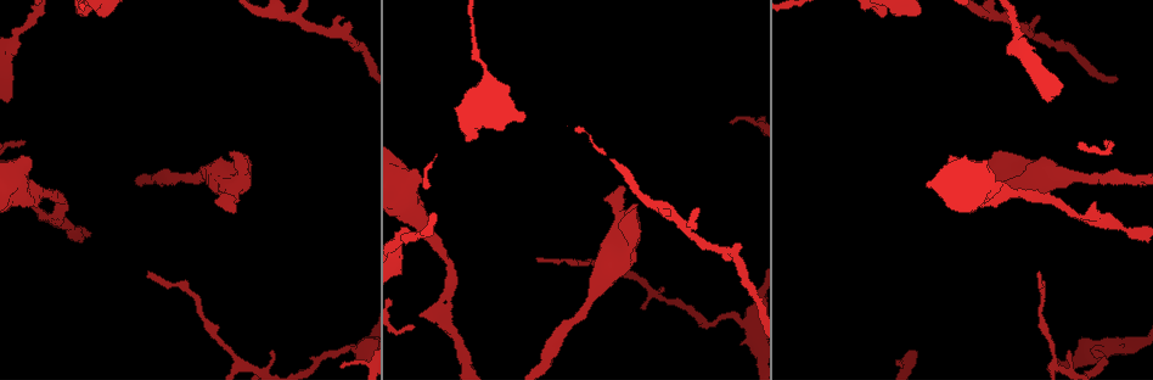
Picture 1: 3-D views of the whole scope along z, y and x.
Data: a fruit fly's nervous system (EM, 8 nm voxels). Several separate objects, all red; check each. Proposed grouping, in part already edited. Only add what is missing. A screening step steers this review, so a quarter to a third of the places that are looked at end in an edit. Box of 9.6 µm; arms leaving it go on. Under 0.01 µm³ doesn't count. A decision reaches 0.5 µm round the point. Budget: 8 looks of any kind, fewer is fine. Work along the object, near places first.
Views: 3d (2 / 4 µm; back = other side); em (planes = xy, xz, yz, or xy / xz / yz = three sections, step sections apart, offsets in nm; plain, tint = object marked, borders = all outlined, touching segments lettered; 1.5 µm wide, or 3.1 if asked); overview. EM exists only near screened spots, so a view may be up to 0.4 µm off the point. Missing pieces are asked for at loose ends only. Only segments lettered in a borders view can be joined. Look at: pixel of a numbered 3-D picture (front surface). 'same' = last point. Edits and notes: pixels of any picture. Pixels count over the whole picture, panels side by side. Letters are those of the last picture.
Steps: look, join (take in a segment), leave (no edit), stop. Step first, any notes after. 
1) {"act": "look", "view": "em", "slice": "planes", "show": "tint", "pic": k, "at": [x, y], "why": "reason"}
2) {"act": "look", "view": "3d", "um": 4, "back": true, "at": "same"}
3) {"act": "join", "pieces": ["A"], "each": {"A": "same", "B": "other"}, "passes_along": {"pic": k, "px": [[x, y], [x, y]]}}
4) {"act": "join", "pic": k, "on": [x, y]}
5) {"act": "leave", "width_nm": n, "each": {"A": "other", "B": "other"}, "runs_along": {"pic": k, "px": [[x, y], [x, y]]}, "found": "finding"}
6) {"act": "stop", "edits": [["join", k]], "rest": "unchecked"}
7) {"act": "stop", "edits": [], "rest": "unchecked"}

{"act": "look", "view": "em", "slice": "planes", "show": "borders", "pic": 1, "at": [1037, 17], "why": "free end"}

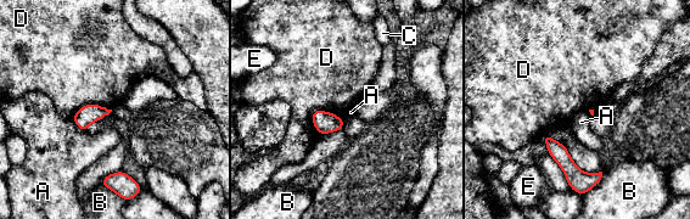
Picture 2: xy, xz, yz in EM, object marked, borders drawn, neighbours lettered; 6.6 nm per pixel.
{"act": "leave", "each": {"A": "other", "B": "other", "C": "other", "D": "other", "E": "other"}, "border": {"pic": 2, "px": [[310, 112], [331, 111], [344, 119]]}, "found": "none of them fits"}

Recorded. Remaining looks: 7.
{"act": "look", "view": "3d", "um": 4, "pic": 1, "at": [148, 277], "why": "thin end"}

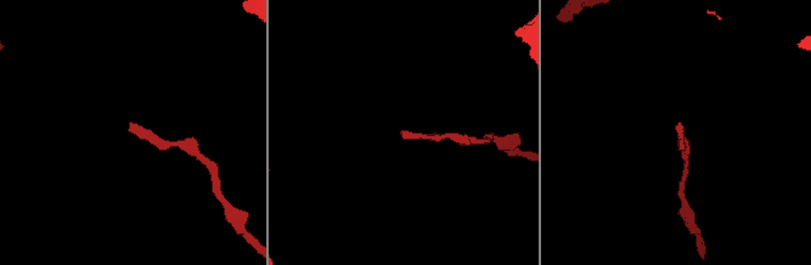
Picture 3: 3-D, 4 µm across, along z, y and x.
{"act": "look", "view": "em", "slice": "yz", "step": 4, "show": "borders", "pic": 3, "at": [400, 131], "why": "need the tissue"}

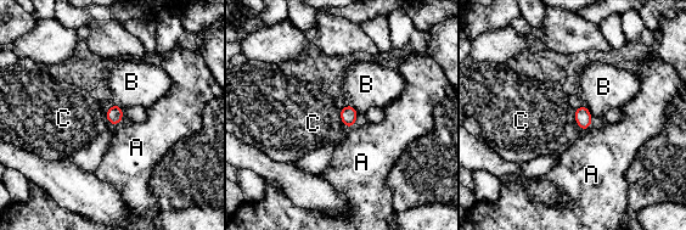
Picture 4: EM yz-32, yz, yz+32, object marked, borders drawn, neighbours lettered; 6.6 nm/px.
{"act": "look", "view": "em", "slice": "planes", "show": "borders", "at": "same", "why": "cut it another way"}

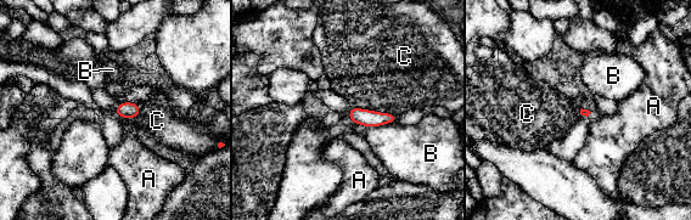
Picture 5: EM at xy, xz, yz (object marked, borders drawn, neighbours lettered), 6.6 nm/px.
{"act": "leave", "each": {"A": "other", "B": "other", "C": "other"}, "found": "no lettered segment goes on from it"}

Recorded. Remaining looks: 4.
{"act": "look", "view": "em", "slice": "yz", "step": 8, "show": "borders", "pic": 1, "at": [420, 317], "why": "tapers out"}

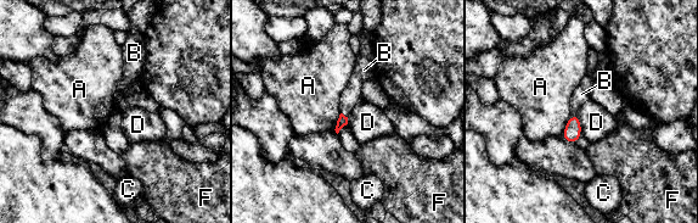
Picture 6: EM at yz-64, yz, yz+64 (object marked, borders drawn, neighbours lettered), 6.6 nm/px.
{"act": "look", "view": "em", "slice": "planes", "show": "borders", "at": "same", "why": "another direction"}

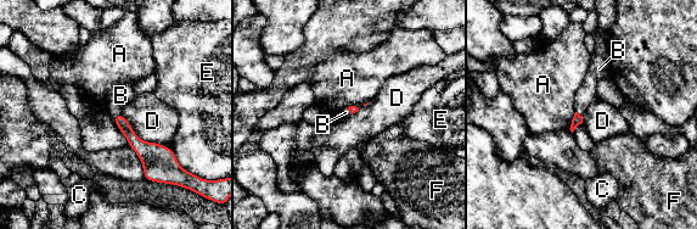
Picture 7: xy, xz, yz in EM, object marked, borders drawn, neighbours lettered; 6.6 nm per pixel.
{"act": "join", "pieces": ["B"], "longest_contact_nm": ["D", 340], "each": {"A": "other", "B": "same", "C": "other", "D": "other", "E": "other", "F": "other"}, "passes_along": {"pic": 7, "px": [[134, 141], [116, 113], [121, 95]]}, "found": "the neuron continues"}

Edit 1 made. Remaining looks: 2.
{"act": "stop", "edits": [["join", 7]], "rest": "unchecked"}

